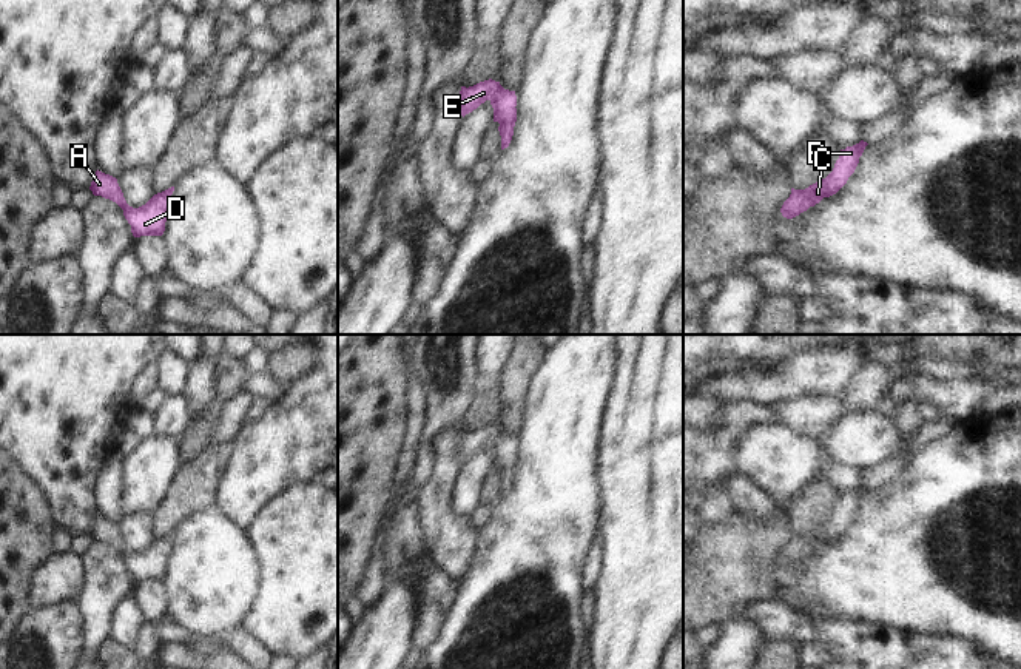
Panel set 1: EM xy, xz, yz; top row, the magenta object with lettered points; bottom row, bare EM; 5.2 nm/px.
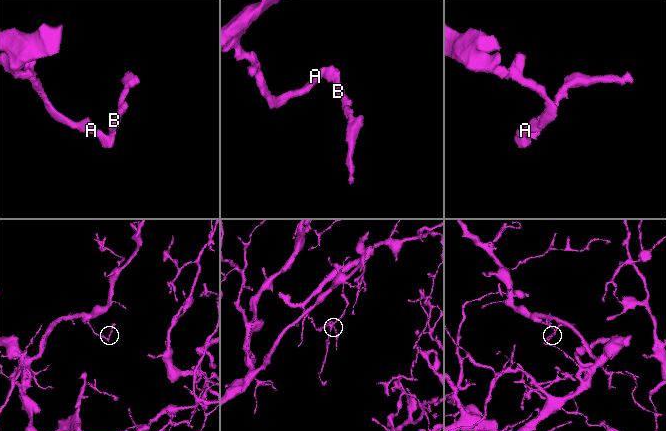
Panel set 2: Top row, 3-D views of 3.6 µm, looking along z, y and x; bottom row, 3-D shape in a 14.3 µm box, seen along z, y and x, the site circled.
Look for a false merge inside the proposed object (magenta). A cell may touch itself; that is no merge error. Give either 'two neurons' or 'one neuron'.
one neuron

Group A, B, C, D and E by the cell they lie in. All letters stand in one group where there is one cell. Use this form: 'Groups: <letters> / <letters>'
Groups: A B C D E.

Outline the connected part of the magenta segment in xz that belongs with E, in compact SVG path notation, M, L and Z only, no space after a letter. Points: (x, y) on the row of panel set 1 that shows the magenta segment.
M492 79L480 82L473 86L461 86L457 111L460 116L466 116L477 109L486 100L494 108L494 122L498 122L498 131L501 136L501 150L507 148L517 122L517 96L515 91L504 89L500 82Z

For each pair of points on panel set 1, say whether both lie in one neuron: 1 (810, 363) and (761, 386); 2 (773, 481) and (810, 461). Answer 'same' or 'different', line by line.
1: same
2: same

